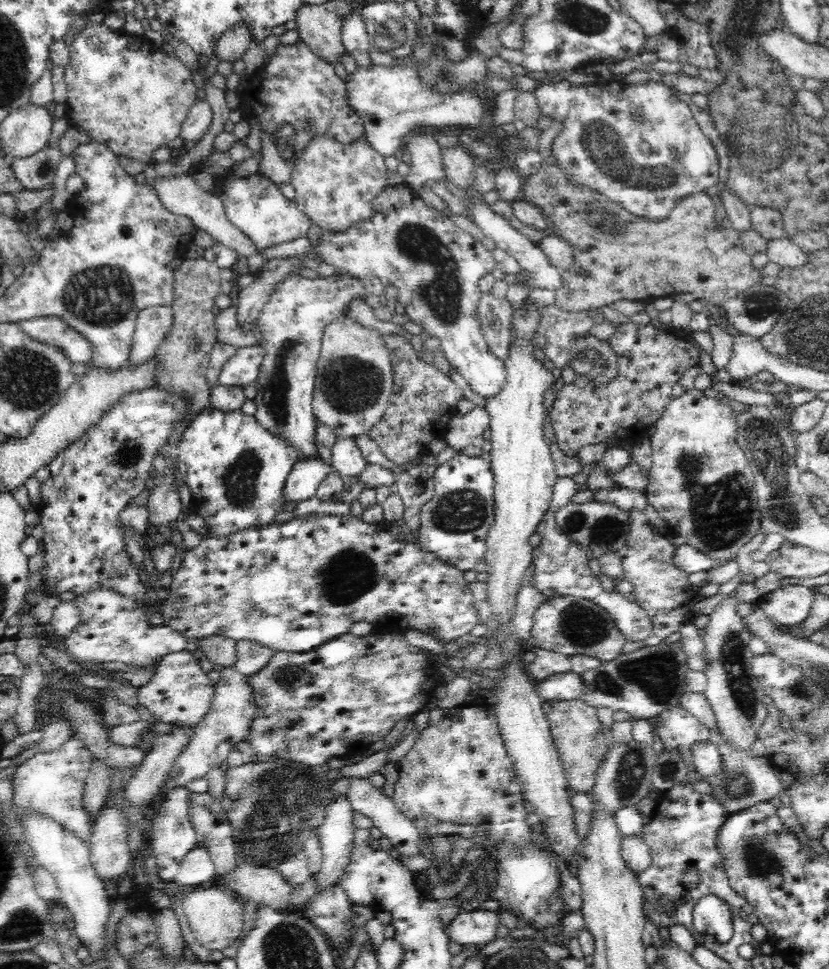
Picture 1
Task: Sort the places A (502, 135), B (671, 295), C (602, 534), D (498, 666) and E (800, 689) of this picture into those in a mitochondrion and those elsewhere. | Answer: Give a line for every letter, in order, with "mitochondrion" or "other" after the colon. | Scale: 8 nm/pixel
A: other
B: other
C: mitochondrion
D: other
E: mitochondrion

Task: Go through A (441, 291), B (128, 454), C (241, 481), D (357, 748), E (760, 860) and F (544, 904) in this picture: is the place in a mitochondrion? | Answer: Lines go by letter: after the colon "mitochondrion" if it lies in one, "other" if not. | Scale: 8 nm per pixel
A: mitochondrion
B: mitochondrion
C: mitochondrion
D: other
E: mitochondrion
F: mitochondrion

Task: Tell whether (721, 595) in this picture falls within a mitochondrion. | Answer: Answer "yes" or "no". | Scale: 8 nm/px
no

